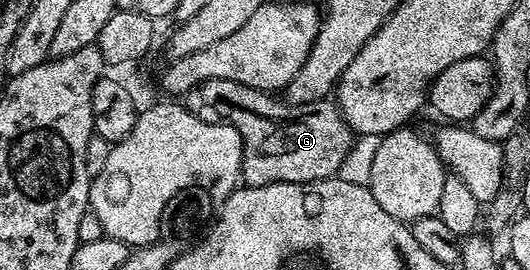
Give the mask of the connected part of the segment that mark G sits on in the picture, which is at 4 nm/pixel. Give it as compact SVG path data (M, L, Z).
M212 78L192 86L184 97L184 107L200 122L230 124L242 139L241 183L248 188L269 184L310 184L314 180L328 180L337 173L345 156L353 147L356 136L342 111L333 99L323 98L307 104L292 104L277 95L261 92L252 86L237 84L224 78Z

